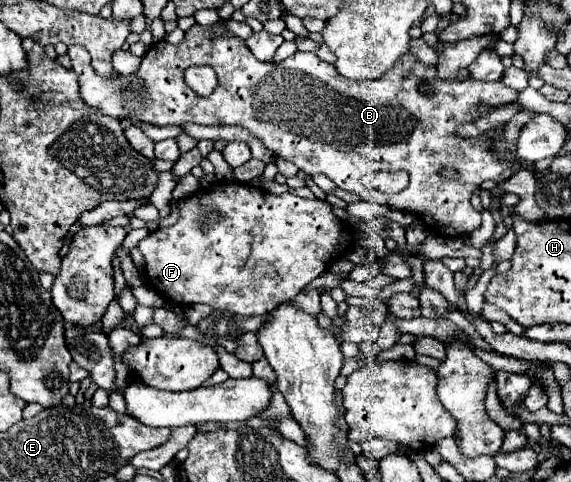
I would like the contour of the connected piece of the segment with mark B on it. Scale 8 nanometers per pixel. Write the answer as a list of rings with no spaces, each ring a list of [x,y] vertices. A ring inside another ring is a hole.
[[[219,20],[211,26],[195,24],[185,32],[181,44],[173,46],[165,40],[155,42],[149,50],[141,56],[141,64],[135,74],[129,76],[115,76],[101,78],[93,66],[89,52],[83,46],[69,46],[69,58],[73,64],[73,72],[79,78],[79,94],[87,106],[101,110],[101,114],[117,118],[117,120],[131,120],[131,124],[147,122],[153,126],[169,126],[169,124],[205,124],[205,126],[241,126],[255,138],[259,138],[275,156],[293,162],[299,170],[307,176],[323,174],[331,178],[339,188],[359,194],[363,200],[387,204],[395,210],[407,210],[419,216],[433,232],[441,236],[465,236],[481,226],[481,214],[473,210],[471,196],[477,188],[477,182],[485,180],[505,180],[511,176],[511,168],[507,162],[495,158],[493,142],[485,138],[461,138],[457,134],[459,124],[474,123],[480,114],[477,110],[479,102],[487,104],[505,104],[517,98],[517,90],[507,88],[503,82],[483,82],[483,90],[479,88],[481,82],[469,80],[439,80],[437,68],[421,64],[411,54],[403,56],[397,66],[383,74],[379,80],[365,80],[353,82],[341,78],[335,66],[319,60],[311,52],[295,52],[283,62],[261,62],[249,54],[243,38],[233,36],[227,30],[227,20]],[[207,64],[215,70],[219,84],[211,96],[201,98],[197,96],[183,80],[183,70],[189,66]],[[427,84],[433,92],[423,94],[419,86]],[[445,168],[455,170],[455,180],[443,180],[441,172]],[[405,170],[409,174],[409,186],[403,192],[393,192],[387,196],[371,186],[373,174],[377,172],[399,172]]]

